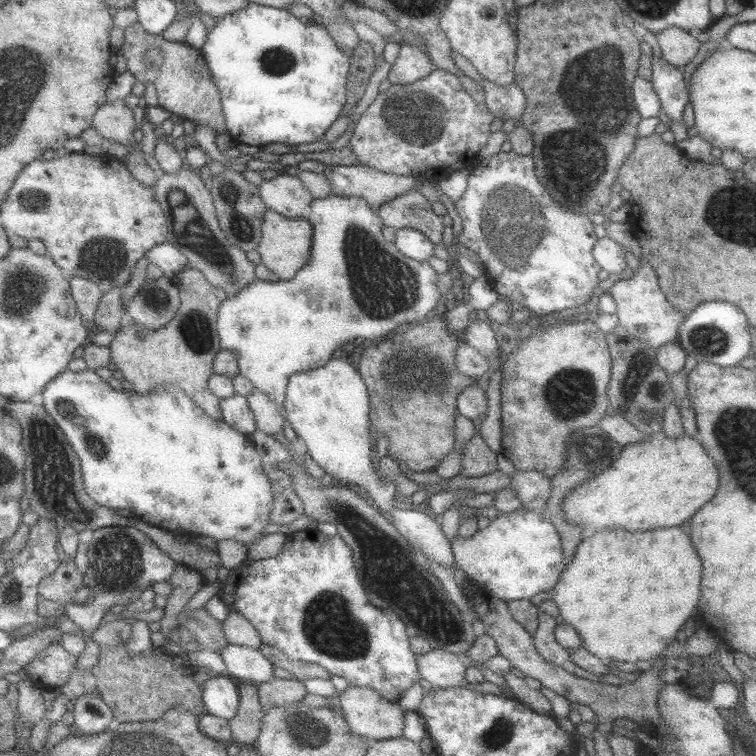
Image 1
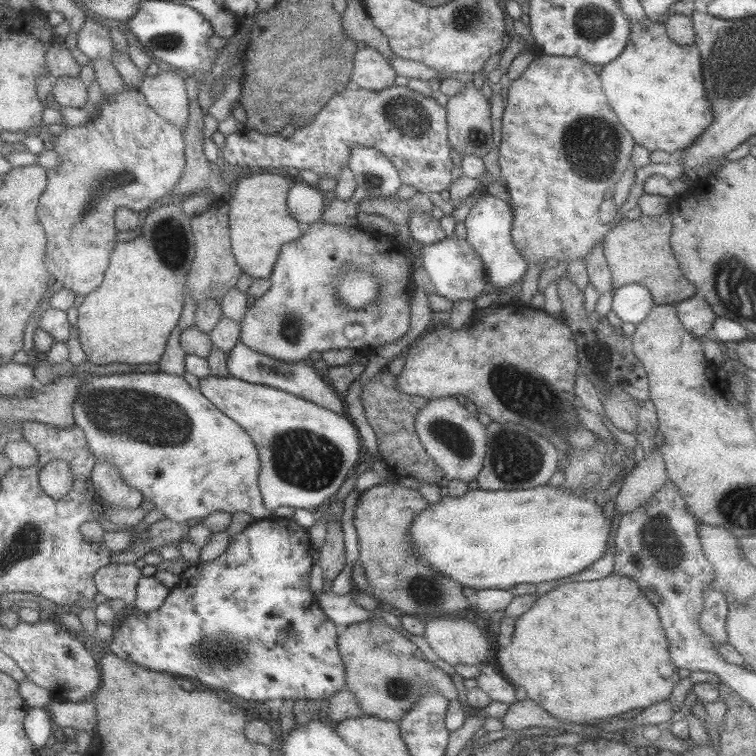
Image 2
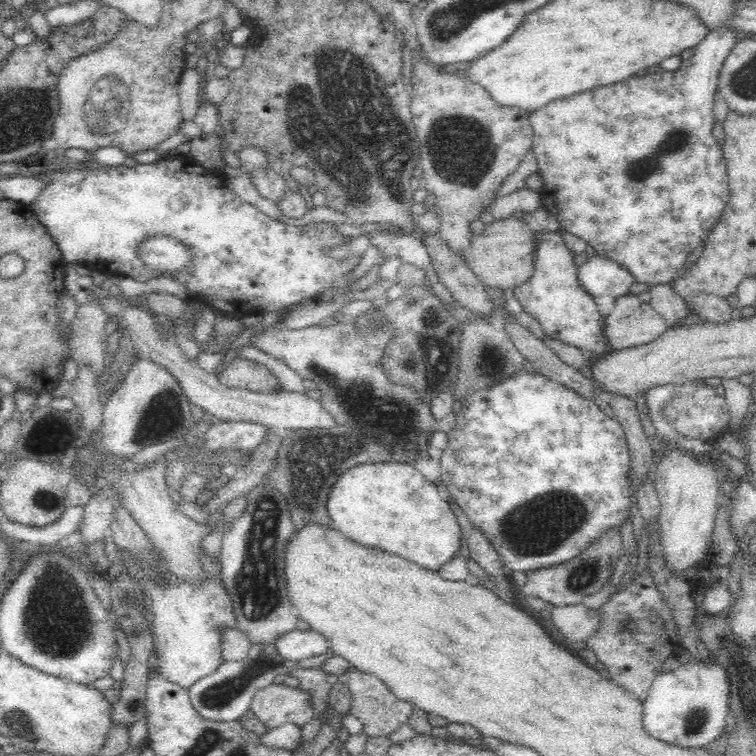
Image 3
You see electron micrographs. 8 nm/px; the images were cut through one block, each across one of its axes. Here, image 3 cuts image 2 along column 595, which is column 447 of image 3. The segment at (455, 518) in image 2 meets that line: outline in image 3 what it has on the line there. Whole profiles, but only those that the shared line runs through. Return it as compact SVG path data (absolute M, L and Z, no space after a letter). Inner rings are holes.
M388 460L352 466L338 476L325 495L329 498L327 511L330 519L334 521L334 529L358 544L394 553L432 572L438 572L442 564L446 564L460 552L462 528L451 504L446 500L447 496L435 483L428 481L414 465Z

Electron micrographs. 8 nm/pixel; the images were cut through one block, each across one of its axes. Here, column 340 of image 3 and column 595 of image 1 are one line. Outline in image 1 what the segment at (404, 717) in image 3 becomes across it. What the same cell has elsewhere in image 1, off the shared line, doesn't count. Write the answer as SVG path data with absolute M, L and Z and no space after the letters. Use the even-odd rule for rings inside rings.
M539 608L537 614L539 614L539 627L533 634L533 638L535 648L542 655L542 658L552 664L565 668L568 672L576 676L591 680L592 682L601 682L599 680L601 680L603 675L591 673L588 670L576 666L570 660L569 651L558 644L556 637L554 637L554 629L557 625L555 618Z

